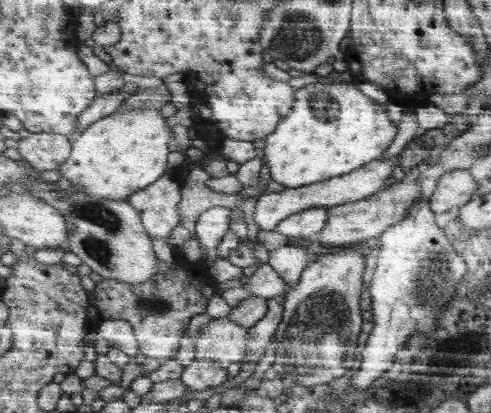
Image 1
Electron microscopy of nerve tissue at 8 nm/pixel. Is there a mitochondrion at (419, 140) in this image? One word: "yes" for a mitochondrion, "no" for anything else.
no

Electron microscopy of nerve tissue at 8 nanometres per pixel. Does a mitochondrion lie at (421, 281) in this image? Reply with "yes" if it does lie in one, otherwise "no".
yes

